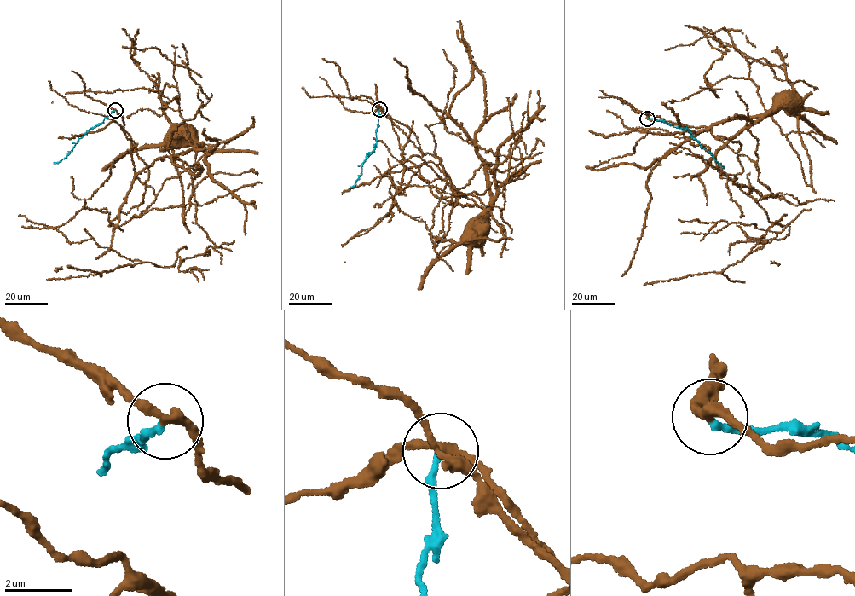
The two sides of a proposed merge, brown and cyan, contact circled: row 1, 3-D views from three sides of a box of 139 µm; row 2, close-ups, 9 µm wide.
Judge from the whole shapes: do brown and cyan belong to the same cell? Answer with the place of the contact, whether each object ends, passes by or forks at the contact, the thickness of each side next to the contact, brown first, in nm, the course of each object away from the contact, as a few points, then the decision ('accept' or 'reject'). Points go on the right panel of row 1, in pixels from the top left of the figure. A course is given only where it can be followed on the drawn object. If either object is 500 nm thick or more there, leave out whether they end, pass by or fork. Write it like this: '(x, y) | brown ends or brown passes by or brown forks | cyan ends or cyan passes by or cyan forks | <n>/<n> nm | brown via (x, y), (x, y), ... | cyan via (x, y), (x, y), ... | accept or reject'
(647, 118) | brown passes by | cyan ends | 280/200 nm | brown via (647, 118), (703, 126), (753, 160), (759, 172), (758, 141), (746, 126), (778, 98) | cyan via (647, 118), (663, 120), (678, 128), (687, 127), (693, 138), (725, 169) | reject

